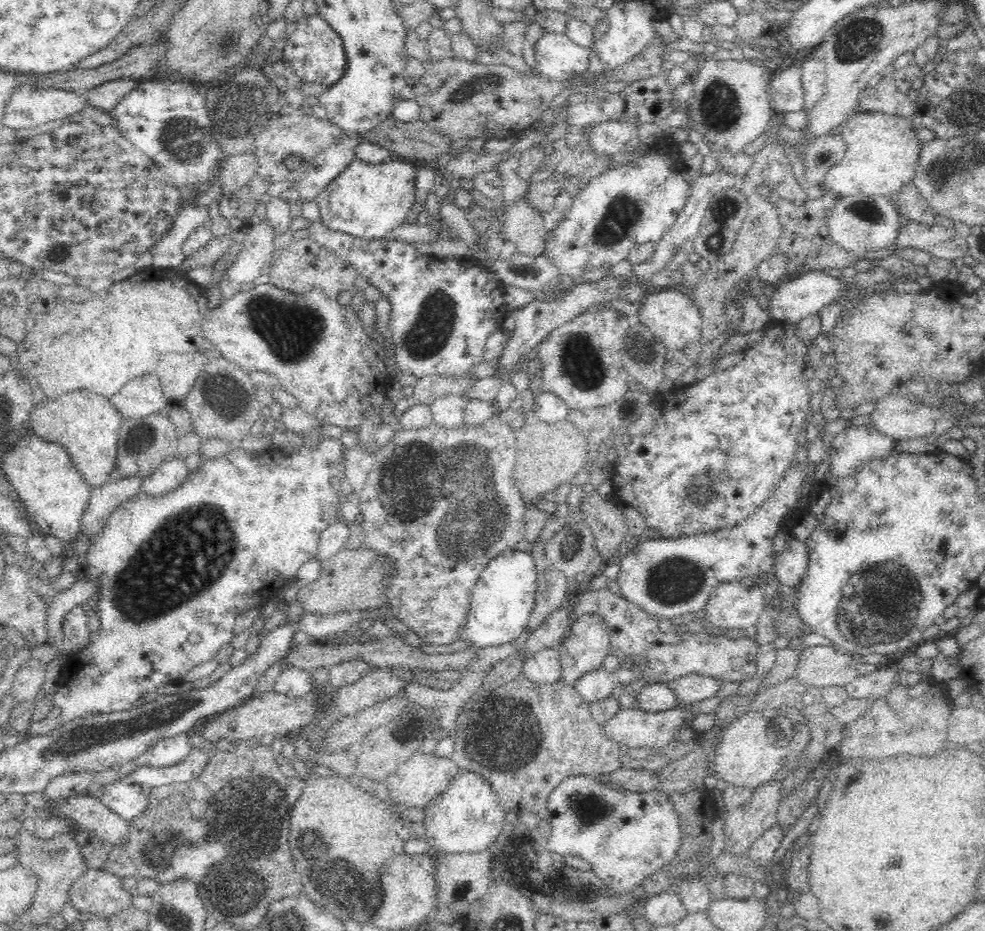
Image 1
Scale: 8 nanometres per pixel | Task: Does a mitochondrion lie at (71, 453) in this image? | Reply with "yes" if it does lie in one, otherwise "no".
no

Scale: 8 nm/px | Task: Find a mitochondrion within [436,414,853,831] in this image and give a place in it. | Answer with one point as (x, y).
(505, 731)

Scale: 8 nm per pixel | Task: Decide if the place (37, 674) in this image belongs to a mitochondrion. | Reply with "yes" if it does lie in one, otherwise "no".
no

